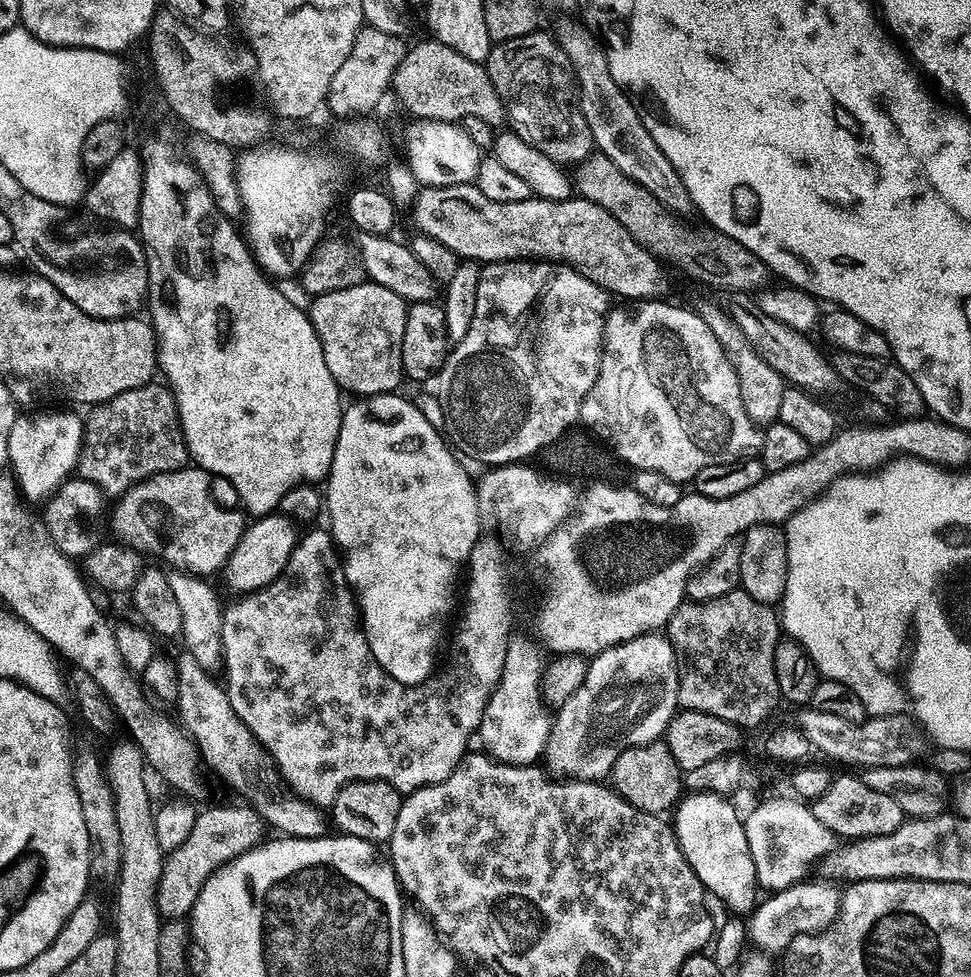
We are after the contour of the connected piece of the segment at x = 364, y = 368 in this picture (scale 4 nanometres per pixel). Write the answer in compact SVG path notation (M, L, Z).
M361 282L349 288L317 296L311 303L312 308L307 309L308 318L318 334L326 366L330 366L330 374L335 378L337 386L345 393L353 392L351 395L356 398L395 393L404 376L402 334L406 330L408 313L404 299L394 294L394 290L386 290L386 286Z

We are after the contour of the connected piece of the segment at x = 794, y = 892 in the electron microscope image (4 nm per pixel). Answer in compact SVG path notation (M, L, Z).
M803 880L767 895L769 897L765 901L763 899L749 917L746 926L749 941L759 949L782 952L796 936L808 935L808 928L813 932L825 930L836 917L840 892L833 883L817 881Z

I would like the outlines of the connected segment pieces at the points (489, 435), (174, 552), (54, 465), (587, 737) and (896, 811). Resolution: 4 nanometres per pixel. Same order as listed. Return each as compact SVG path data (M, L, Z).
M512 260L505 262L488 262L479 269L480 281L477 288L477 305L474 306L473 320L461 340L455 341L449 351L448 359L434 377L436 388L440 391L440 412L444 415L446 439L461 457L469 456L472 460L481 460L484 466L499 466L527 461L528 456L539 453L553 444L562 434L561 429L577 422L577 411L584 401L585 394L590 390L600 373L600 353L604 335L604 317L610 311L609 293L599 288L590 278L582 278L568 264L541 262L539 260Z
M185 466L173 472L154 474L125 490L124 495L111 505L110 520L112 516L112 532L119 543L136 549L141 554L149 552L157 556L169 569L188 573L203 578L211 577L211 572L219 573L225 562L230 558L234 546L242 538L246 527L246 516L243 511L235 512L232 508L223 508L212 497L213 477L203 468Z
M28 410L25 414L17 415L14 426L10 426L10 442L8 443L8 463L12 465L12 475L16 477L17 485L25 497L28 496L32 500L40 500L39 502L47 501L48 497L69 479L76 472L76 460L80 456L80 444L84 440L84 421L81 413L76 412L36 412L40 410Z
M651 631L645 636L597 652L591 657L582 686L578 686L578 690L574 690L574 694L570 694L570 698L566 698L566 702L555 713L552 729L544 746L543 767L556 778L603 781L611 773L622 750L650 744L663 737L668 723L678 711L677 698L676 656L667 635Z
M856 774L837 775L830 790L811 801L810 807L814 818L818 818L818 822L822 822L822 826L826 826L838 838L885 836L898 830L898 826L902 826L906 819L902 806L898 806L894 798L866 786L866 782L862 782Z

